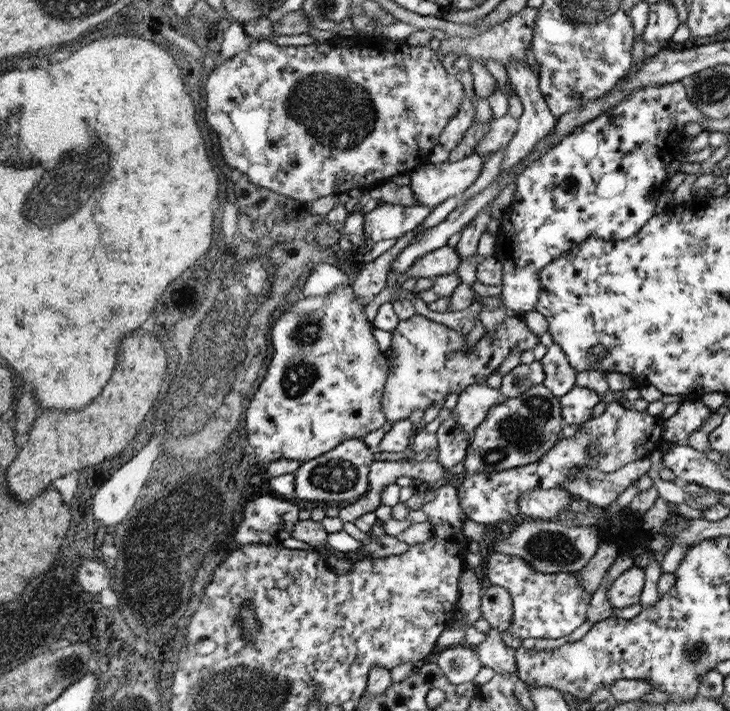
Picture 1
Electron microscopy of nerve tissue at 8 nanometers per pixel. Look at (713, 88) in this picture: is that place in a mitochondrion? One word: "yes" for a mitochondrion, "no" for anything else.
yes

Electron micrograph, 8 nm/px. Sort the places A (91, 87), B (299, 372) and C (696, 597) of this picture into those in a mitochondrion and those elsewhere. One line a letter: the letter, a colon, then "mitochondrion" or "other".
A: other
B: mitochondrion
C: other

